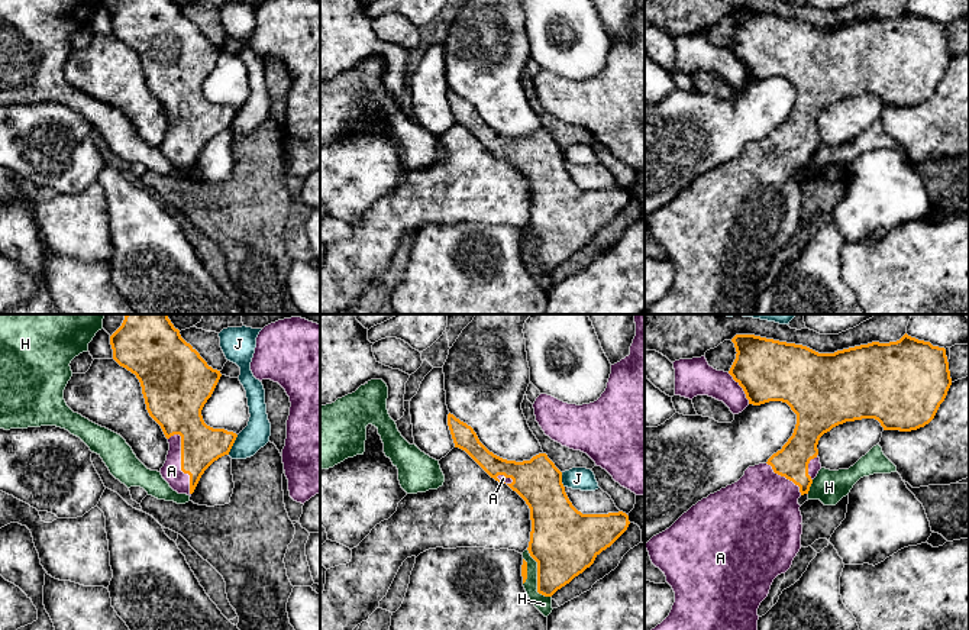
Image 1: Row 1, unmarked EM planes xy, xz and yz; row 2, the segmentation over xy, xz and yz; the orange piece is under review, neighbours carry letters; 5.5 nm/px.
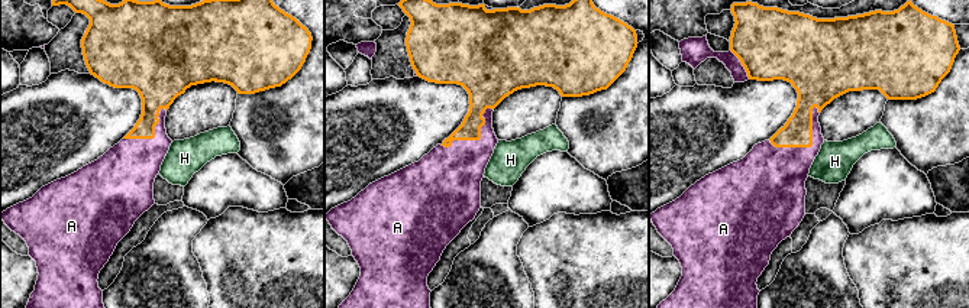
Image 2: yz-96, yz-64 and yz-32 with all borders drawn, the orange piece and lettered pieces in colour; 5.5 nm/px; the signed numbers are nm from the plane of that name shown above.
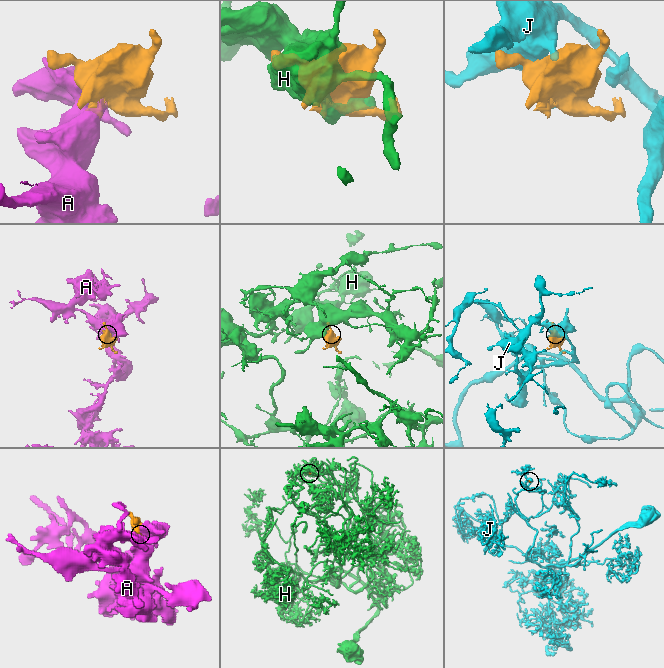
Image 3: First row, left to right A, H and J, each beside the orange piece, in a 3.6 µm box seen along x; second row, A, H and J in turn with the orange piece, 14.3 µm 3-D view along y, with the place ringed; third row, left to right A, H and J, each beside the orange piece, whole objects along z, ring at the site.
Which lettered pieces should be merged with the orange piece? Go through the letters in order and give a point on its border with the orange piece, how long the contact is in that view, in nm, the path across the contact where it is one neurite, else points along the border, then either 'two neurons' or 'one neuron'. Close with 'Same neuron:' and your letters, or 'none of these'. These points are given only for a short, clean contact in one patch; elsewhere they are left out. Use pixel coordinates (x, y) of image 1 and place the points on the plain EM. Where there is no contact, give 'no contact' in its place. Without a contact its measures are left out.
A: xy (181, 139) | 360 nm | one neuron
H: xz (538, 252) | 300 nm | two neurons
J: xy (232, 120) | 130 nm | two neurons
Same neuron: A

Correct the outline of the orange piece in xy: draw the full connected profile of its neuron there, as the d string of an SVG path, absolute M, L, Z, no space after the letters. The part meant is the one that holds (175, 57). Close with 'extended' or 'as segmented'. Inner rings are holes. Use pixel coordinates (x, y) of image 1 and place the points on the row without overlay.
M122 0L110 20L113 35L139 55L146 85L168 114L162 154L191 172L204 146L229 130L238 113L207 101L201 91L220 46L209 42L174 0Z | extended

